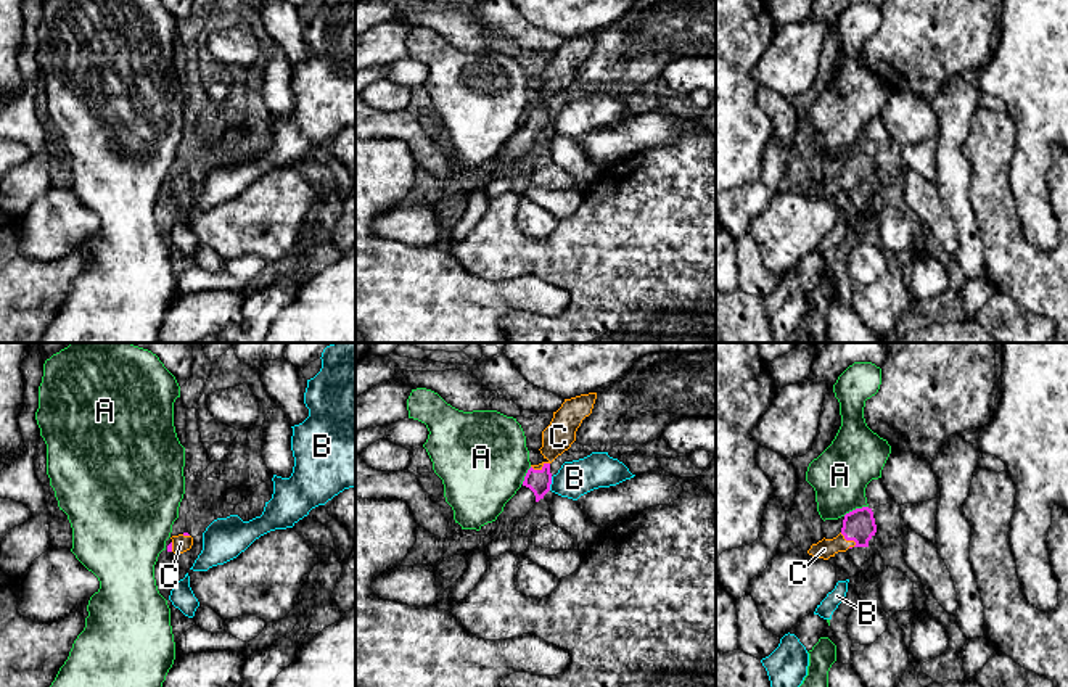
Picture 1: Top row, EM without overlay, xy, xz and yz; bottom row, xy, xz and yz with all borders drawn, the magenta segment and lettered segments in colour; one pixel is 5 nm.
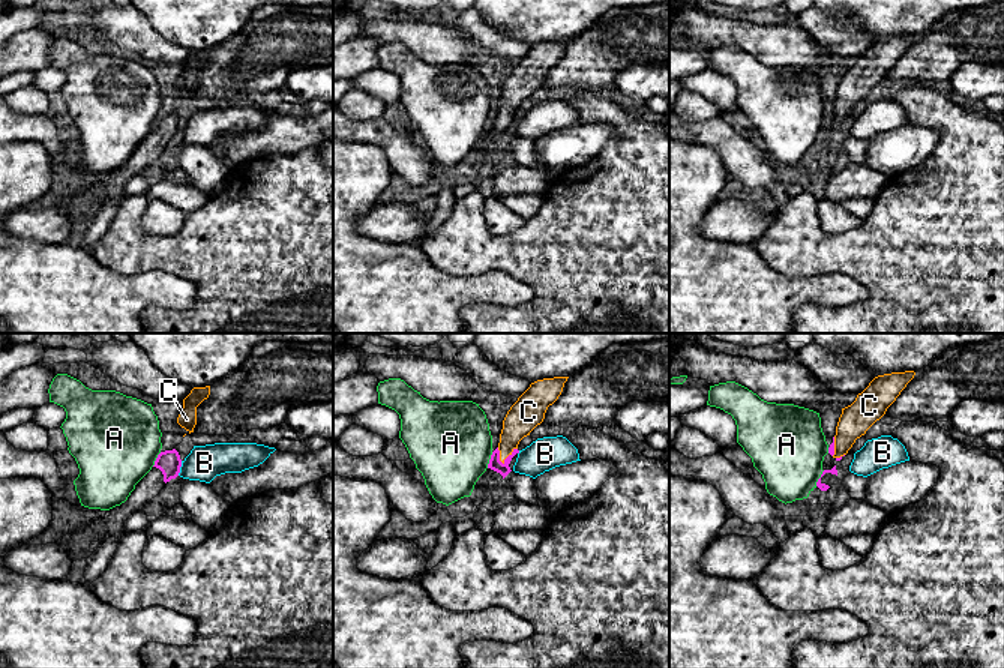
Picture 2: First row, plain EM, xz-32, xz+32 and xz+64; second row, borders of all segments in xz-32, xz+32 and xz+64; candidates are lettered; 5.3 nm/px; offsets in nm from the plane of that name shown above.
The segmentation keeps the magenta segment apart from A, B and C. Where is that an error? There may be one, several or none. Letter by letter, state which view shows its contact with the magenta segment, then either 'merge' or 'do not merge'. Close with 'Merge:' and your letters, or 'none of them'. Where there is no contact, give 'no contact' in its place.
A: yz | do not merge
B: xz | do not merge
C: yz | merge
Merge: C

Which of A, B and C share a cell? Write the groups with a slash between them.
A / B / C

